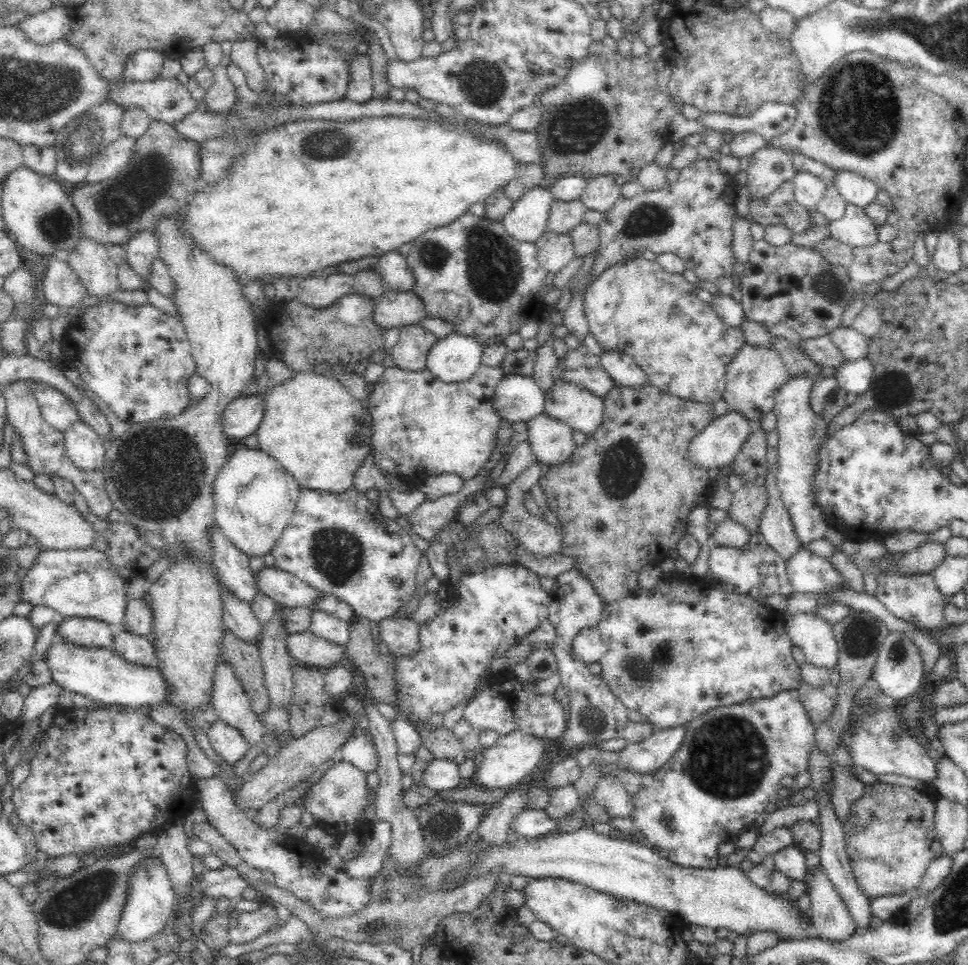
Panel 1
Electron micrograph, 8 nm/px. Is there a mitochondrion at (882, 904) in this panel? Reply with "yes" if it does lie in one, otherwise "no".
no

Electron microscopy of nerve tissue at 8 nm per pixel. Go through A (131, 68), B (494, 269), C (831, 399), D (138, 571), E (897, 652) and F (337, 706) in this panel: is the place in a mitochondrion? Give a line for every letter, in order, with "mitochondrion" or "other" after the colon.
A: other
B: mitochondrion
C: mitochondrion
D: other
E: mitochondrion
F: other

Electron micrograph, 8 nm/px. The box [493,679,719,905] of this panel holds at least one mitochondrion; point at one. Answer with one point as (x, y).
(592, 718)

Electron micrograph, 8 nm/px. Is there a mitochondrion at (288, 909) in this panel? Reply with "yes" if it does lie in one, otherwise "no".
no

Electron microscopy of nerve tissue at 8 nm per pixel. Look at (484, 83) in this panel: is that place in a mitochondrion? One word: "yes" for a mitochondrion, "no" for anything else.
yes

